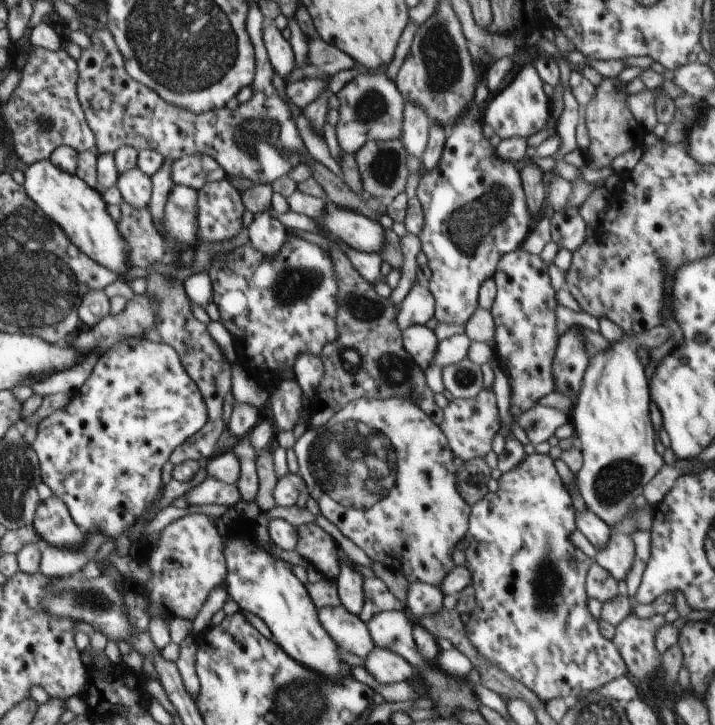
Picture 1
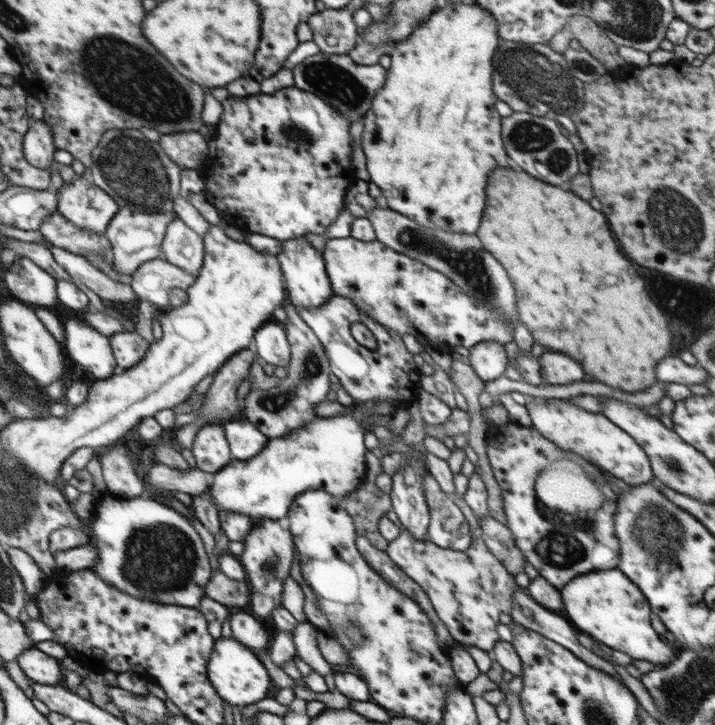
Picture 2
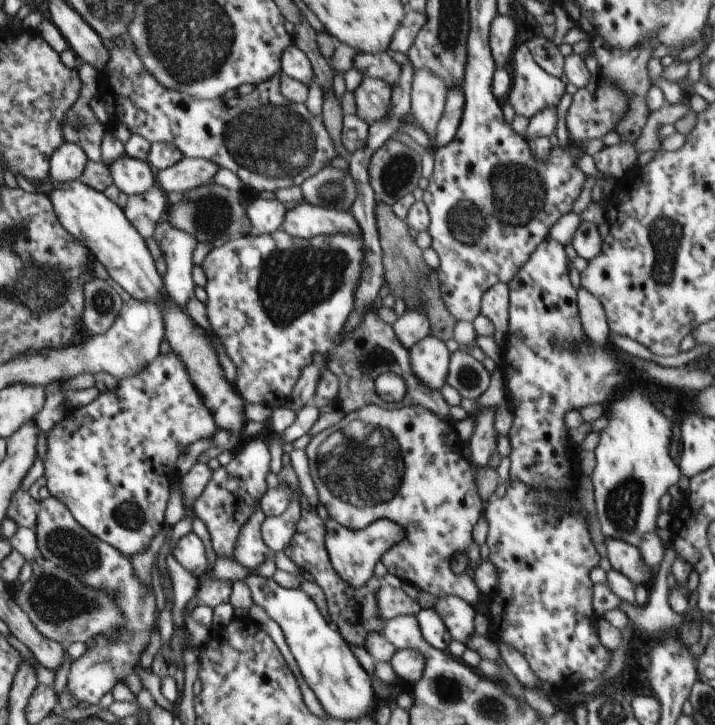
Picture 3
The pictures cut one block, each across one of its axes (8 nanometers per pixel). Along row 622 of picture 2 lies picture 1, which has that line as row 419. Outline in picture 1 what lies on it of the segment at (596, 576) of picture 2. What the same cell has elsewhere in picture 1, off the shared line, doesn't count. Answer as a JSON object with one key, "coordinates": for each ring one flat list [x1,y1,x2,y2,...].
{"coordinates":[[664,325,655,326,646,333,625,336,618,342,611,343,612,350,604,354,595,354,589,358,587,369,583,374,583,385,575,398,575,405,570,416,570,422,580,440,583,465,576,474,577,487,586,506,607,525,618,524,626,514,632,511,636,496,642,494,644,486,658,474,665,462,662,453,654,447,656,431,650,419,650,394,648,394,648,378,644,365,636,356,636,348,662,346,672,336,672,330]]}

